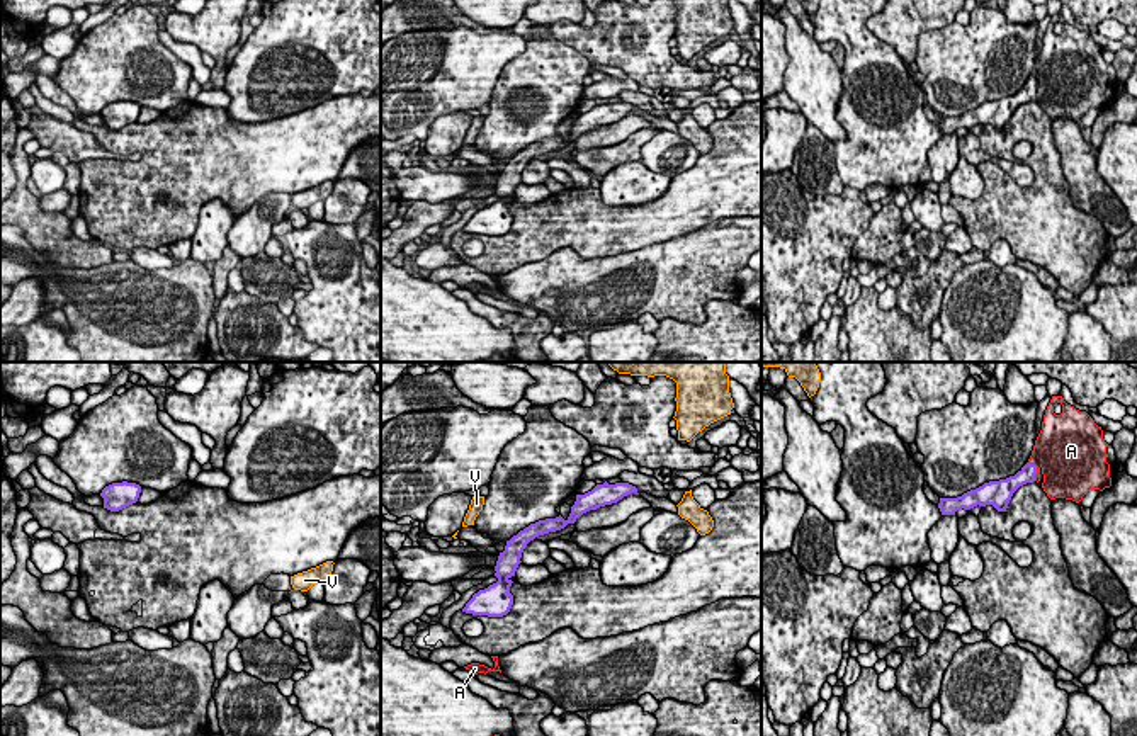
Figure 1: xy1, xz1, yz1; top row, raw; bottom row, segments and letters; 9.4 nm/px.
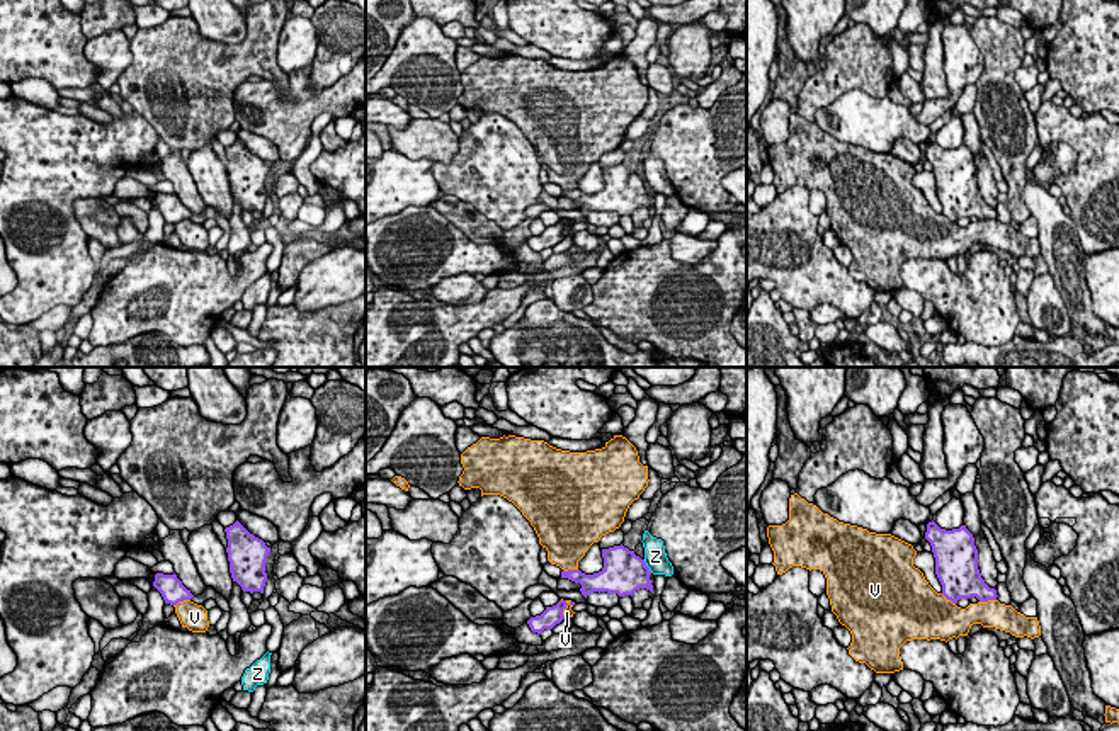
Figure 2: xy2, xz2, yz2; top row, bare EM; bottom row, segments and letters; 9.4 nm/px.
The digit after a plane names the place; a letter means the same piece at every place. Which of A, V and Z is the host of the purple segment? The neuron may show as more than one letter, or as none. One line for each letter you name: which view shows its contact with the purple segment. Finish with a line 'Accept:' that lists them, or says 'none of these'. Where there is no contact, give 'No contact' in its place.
A: Touches purple in yz1
Accept: A

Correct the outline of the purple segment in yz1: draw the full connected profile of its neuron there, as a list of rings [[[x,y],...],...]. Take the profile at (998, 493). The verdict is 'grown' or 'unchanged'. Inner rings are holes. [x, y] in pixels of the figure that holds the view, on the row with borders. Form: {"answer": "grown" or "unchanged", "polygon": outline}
{"answer": "grown", "polygon": [[[1052,396],[1032,456],[1015,476],[984,483],[957,498],[940,498],[938,508],[942,515],[977,505],[1006,512],[1020,486],[1040,479],[1050,500],[1079,503],[1089,490],[1112,486],[1106,447],[1101,427],[1086,411],[1067,405],[1062,396]]]}

